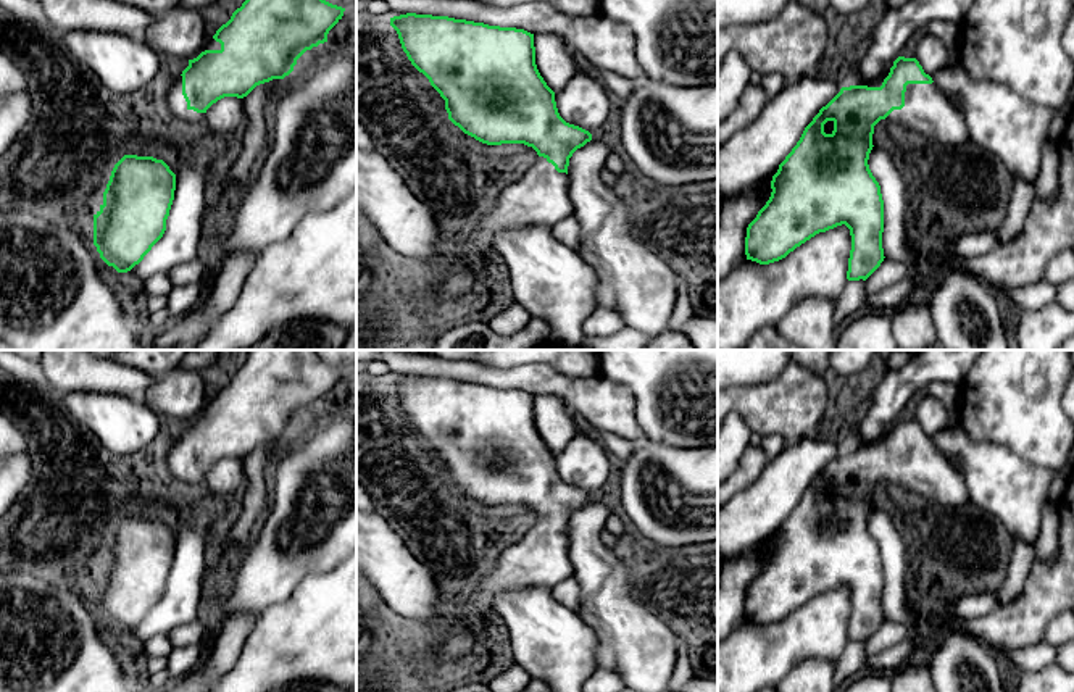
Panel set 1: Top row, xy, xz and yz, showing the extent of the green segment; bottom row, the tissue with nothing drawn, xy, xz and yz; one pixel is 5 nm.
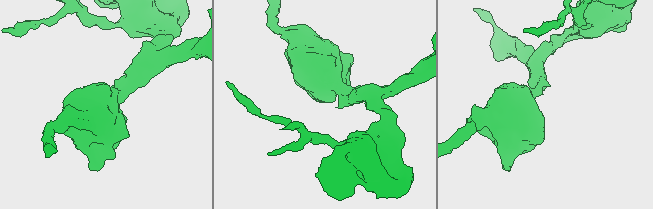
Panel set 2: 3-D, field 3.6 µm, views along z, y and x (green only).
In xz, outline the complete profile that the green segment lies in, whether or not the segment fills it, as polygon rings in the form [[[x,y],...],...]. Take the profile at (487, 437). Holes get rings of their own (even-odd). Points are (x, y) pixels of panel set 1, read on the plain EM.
[[[406,374],[390,379],[390,387],[397,392],[403,413],[411,426],[423,434],[431,447],[445,461],[448,481],[464,495],[487,506],[524,505],[532,508],[539,519],[522,539],[502,552],[492,573],[482,581],[482,586],[472,594],[469,602],[460,608],[447,624],[431,637],[432,650],[429,653],[413,653],[406,660],[390,663],[385,657],[363,671],[356,681],[356,692],[374,692],[377,682],[384,682],[390,674],[403,677],[406,682],[426,682],[447,669],[463,669],[469,666],[490,637],[490,616],[493,613],[493,598],[506,590],[522,590],[543,587],[553,590],[556,584],[574,576],[574,566],[569,560],[568,527],[572,515],[592,502],[592,495],[579,487],[566,484],[556,469],[555,453],[547,447],[535,426],[534,395],[516,390],[489,387],[448,377]]]

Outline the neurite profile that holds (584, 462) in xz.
[[[584,432],[568,442],[568,445],[555,455],[560,477],[574,487],[589,494],[600,489],[614,477],[613,458],[606,448]]]

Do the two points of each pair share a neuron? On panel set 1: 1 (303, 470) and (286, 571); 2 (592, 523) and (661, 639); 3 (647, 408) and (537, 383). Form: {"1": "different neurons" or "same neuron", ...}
{"1": "same neuron", "2": "same neuron", "3": "different neurons"}

